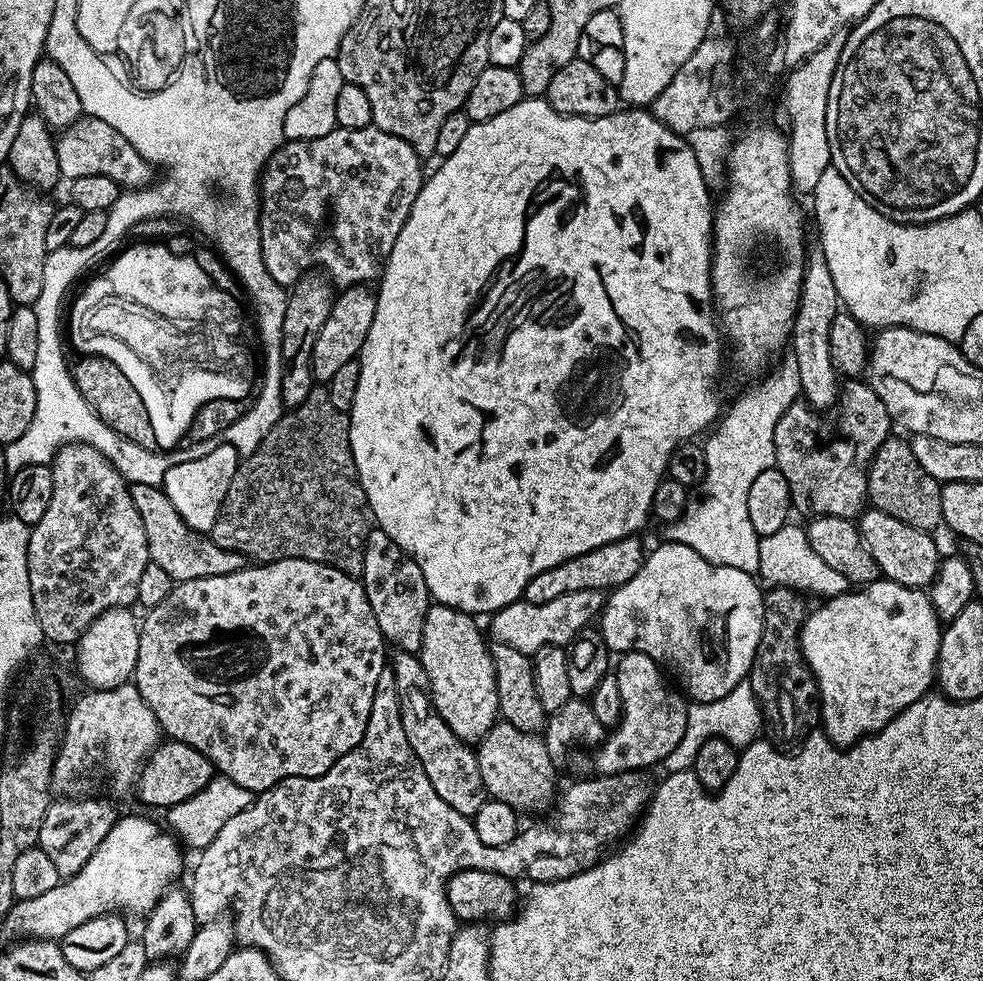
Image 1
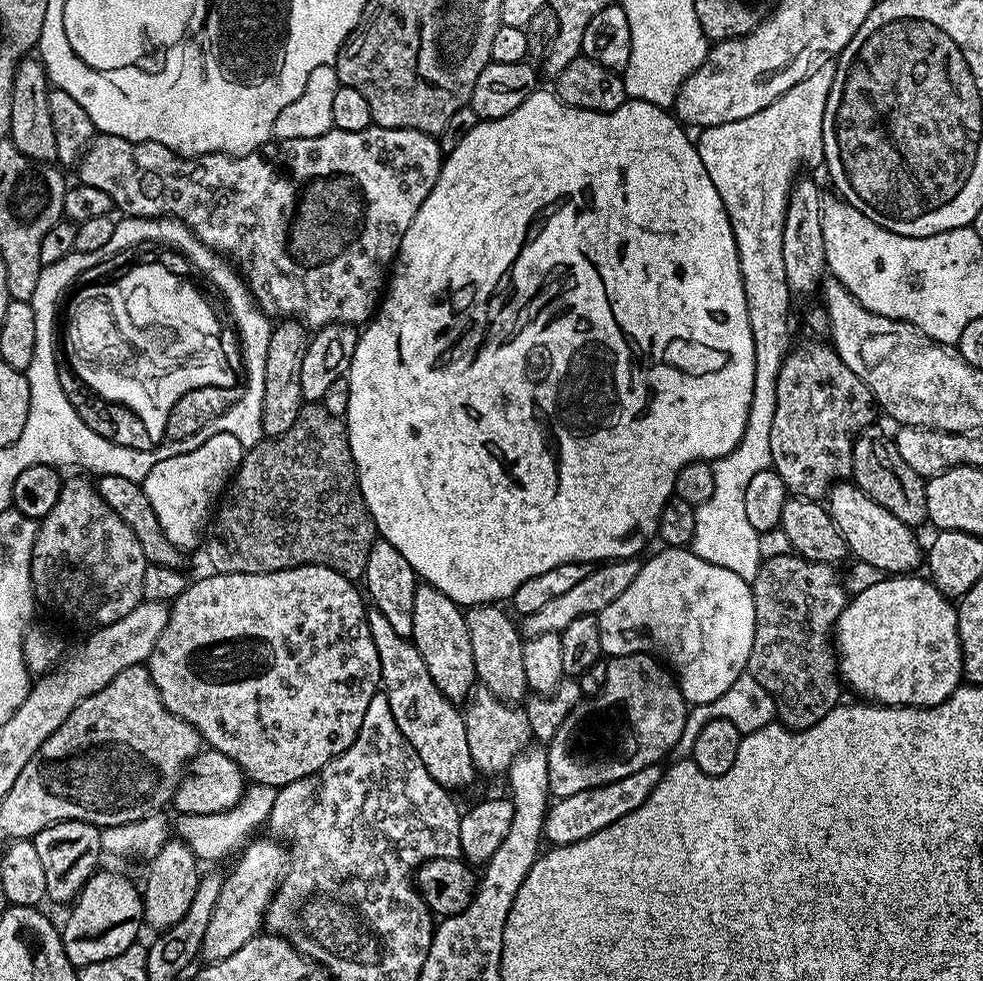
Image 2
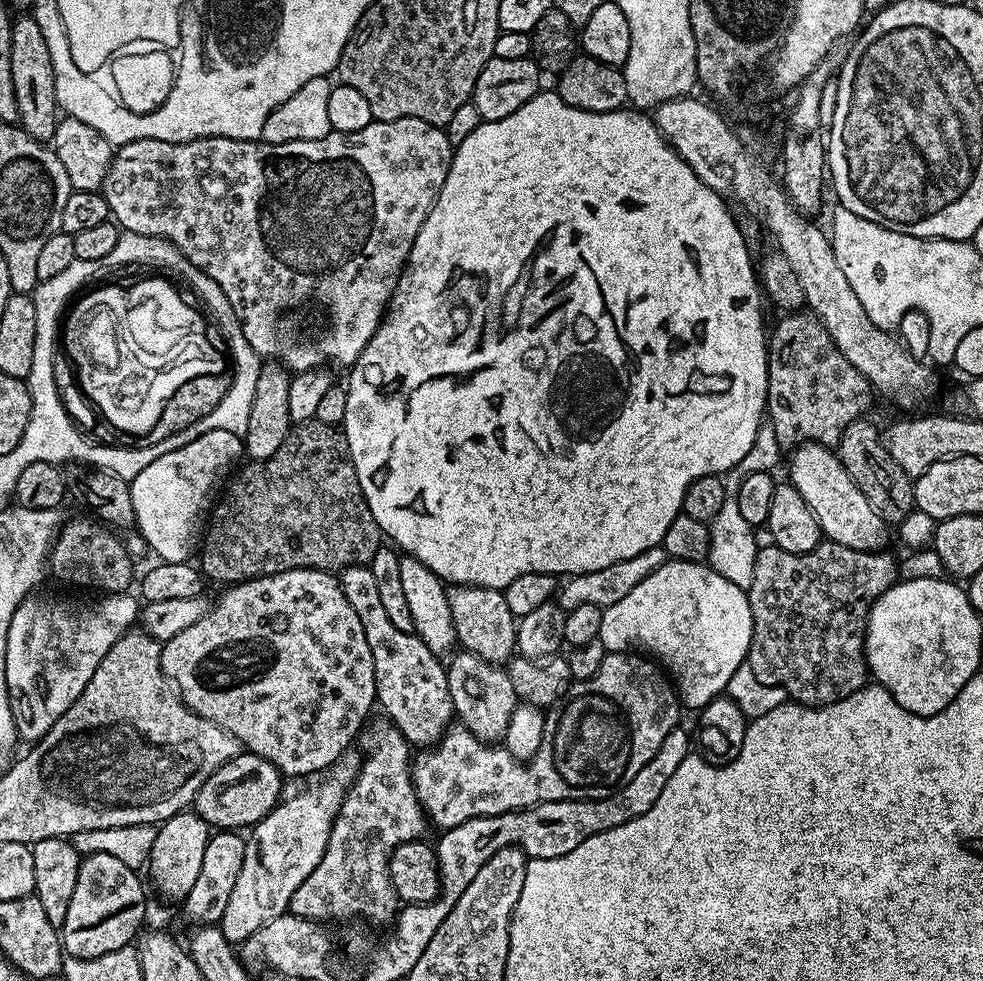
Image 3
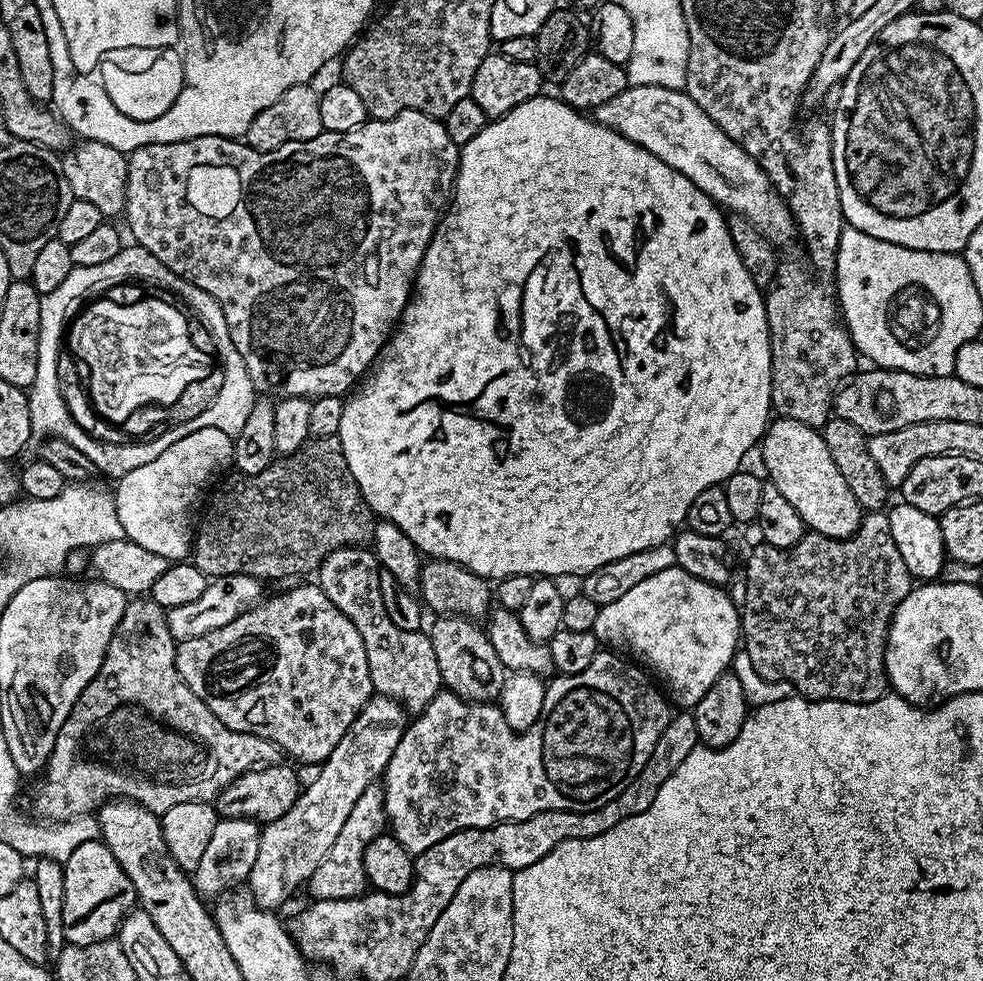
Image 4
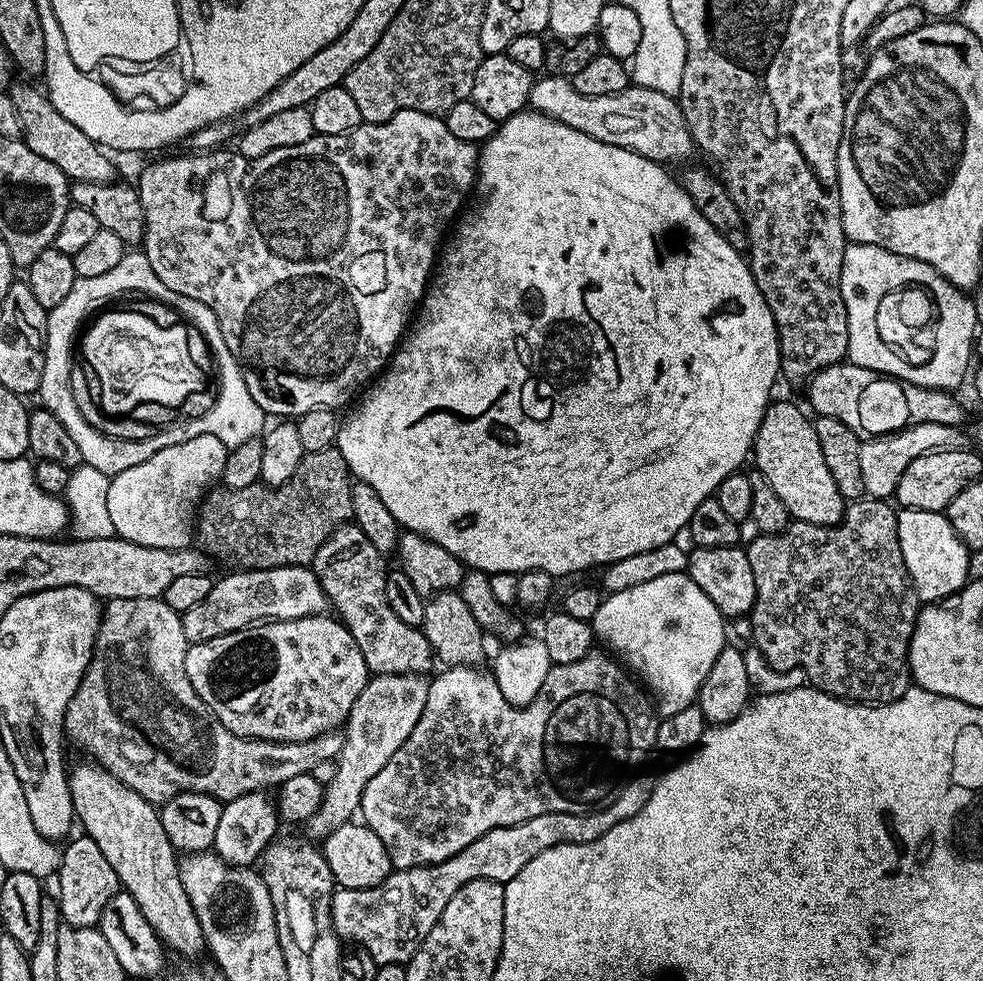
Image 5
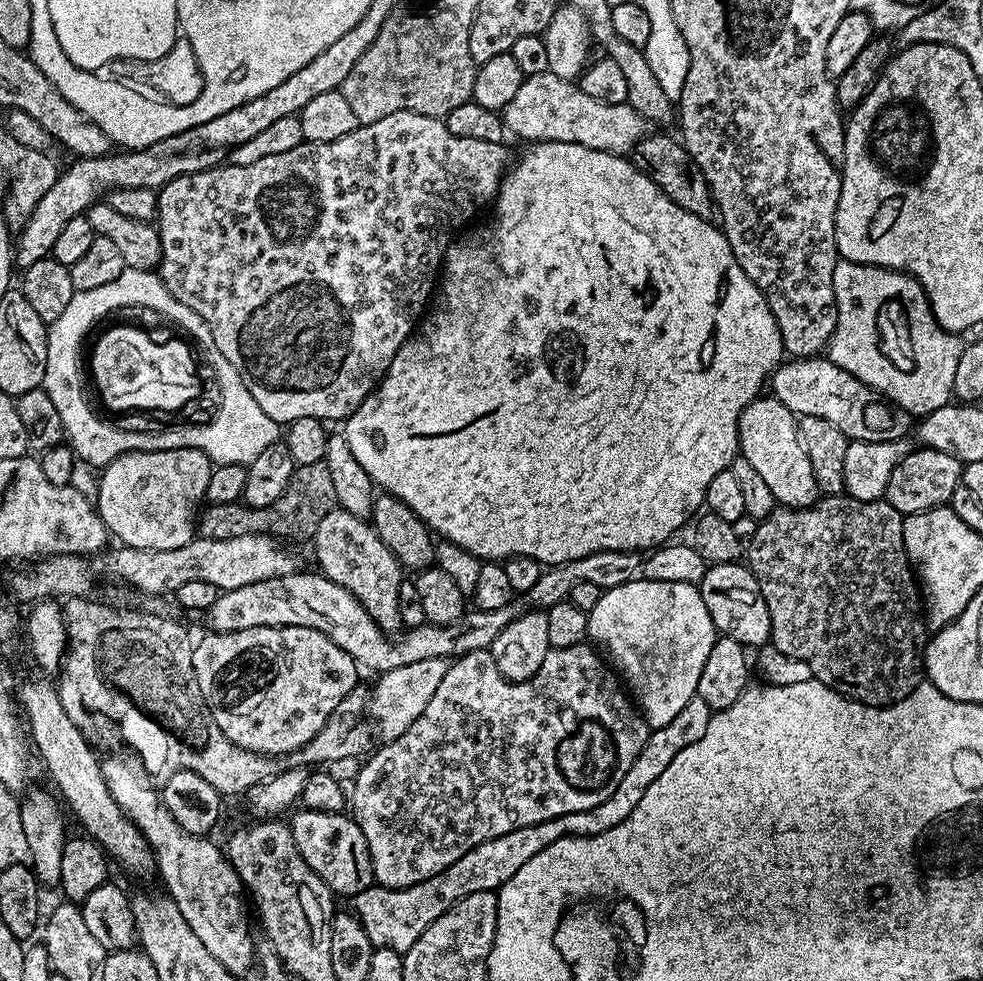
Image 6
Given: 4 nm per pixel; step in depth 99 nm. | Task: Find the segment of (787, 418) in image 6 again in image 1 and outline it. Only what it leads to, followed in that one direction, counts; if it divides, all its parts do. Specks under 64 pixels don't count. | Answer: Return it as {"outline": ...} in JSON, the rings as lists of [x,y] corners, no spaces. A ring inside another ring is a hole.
{"outline":[[[875,510],[865,511],[859,517],[858,527],[866,550],[870,550],[870,554],[874,554],[874,562],[878,562],[883,579],[921,590],[931,585],[942,559],[942,552],[936,549],[936,544],[932,541],[933,533],[906,526],[906,522],[898,522],[898,518],[890,518],[890,514]]]}

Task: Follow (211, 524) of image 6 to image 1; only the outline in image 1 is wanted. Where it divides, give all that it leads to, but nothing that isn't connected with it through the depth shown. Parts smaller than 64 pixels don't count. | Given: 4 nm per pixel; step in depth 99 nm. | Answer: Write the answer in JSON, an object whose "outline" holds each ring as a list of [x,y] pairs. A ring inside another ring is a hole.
{"outline":[[[313,387],[312,392],[306,398],[306,402],[299,404],[297,408],[285,411],[284,415],[277,420],[275,426],[262,438],[259,448],[243,457],[230,482],[230,490],[226,490],[226,498],[220,507],[218,518],[211,530],[211,538],[216,545],[226,550],[234,550],[242,554],[249,561],[262,564],[273,564],[282,558],[302,558],[310,562],[318,562],[326,566],[334,566],[334,570],[342,570],[342,574],[357,578],[364,575],[364,555],[366,554],[366,538],[374,527],[374,517],[368,507],[368,499],[360,485],[360,475],[354,462],[354,454],[350,446],[350,426],[352,425],[349,413],[338,410],[334,402],[330,402],[327,387]]]}

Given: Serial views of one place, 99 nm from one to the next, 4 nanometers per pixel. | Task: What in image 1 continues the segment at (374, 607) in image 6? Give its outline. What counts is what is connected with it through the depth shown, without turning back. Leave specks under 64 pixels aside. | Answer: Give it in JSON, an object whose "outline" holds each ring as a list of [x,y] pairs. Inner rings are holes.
{"outline":[[[397,651],[395,655],[396,657],[393,660],[391,657],[390,670],[396,678],[396,695],[400,698],[402,730],[406,730],[406,738],[410,742],[418,762],[422,762],[422,770],[426,770],[426,778],[430,778],[430,786],[434,786],[438,798],[442,798],[442,802],[446,802],[446,806],[458,810],[458,814],[475,818],[478,812],[482,810],[486,799],[482,774],[478,770],[475,751],[465,741],[457,738],[454,730],[450,730],[450,726],[446,726],[446,722],[437,714],[436,708],[432,704],[432,693],[428,691],[426,670],[422,666],[419,655],[401,651]]]}

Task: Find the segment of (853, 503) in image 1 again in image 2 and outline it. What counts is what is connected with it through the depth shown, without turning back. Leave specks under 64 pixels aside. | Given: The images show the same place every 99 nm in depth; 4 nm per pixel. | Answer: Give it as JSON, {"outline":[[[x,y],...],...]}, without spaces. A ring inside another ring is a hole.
{"outline":[[[816,342],[820,344],[800,344],[789,351],[782,362],[782,370],[778,370],[778,386],[776,387],[776,409],[774,410],[774,423],[770,425],[770,454],[772,455],[772,468],[782,478],[782,482],[787,486],[792,496],[803,496],[805,500],[823,501],[833,487],[841,482],[847,481],[852,475],[852,451],[854,442],[860,437],[860,432],[873,427],[877,423],[878,405],[870,386],[842,362],[842,358],[828,342]]]}

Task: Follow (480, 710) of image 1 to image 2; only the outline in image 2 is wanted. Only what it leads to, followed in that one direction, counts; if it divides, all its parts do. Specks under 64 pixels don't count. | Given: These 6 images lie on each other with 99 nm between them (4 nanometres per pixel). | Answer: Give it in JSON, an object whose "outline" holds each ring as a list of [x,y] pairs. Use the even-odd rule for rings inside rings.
{"outline":[[[421,583],[414,594],[414,626],[410,639],[418,654],[422,654],[422,662],[426,662],[430,678],[434,678],[444,697],[453,702],[467,701],[477,678],[474,654],[470,654],[470,630],[466,630],[466,618],[461,605],[442,594],[442,590]]]}

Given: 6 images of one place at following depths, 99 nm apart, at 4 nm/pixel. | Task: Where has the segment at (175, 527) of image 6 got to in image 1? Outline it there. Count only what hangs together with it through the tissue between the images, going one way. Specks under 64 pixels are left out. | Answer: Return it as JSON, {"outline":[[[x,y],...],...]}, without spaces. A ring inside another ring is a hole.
{"outline":[[[217,443],[215,447],[205,456],[196,456],[193,460],[177,459],[176,464],[165,474],[162,485],[174,510],[178,510],[185,522],[201,534],[211,533],[222,502],[226,498],[226,490],[230,490],[230,482],[242,459],[234,446]]]}

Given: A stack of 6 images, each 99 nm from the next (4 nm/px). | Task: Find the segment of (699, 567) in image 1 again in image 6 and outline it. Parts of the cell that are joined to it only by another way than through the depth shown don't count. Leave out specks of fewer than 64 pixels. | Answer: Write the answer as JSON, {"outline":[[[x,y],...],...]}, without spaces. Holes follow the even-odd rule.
{"outline":[[[637,578],[622,586],[601,591],[598,606],[594,606],[594,610],[587,614],[591,643],[601,644],[616,659],[615,671],[622,677],[635,707],[648,723],[649,729],[666,726],[666,722],[673,720],[684,709],[686,702],[697,696],[702,666],[706,666],[706,658],[710,658],[710,650],[718,638],[710,610],[706,610],[706,602],[702,602],[702,594],[697,585]]]}

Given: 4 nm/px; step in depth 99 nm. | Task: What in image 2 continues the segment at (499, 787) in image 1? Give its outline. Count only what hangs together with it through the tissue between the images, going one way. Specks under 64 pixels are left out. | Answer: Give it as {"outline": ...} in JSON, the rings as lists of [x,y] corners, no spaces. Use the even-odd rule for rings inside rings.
{"outline":[[[477,687],[471,693],[463,714],[466,742],[470,746],[470,758],[474,762],[477,773],[484,775],[485,772],[488,776],[494,775],[495,772],[507,773],[512,760],[518,758],[520,751],[527,748],[533,739],[527,711],[499,700],[486,687]]]}

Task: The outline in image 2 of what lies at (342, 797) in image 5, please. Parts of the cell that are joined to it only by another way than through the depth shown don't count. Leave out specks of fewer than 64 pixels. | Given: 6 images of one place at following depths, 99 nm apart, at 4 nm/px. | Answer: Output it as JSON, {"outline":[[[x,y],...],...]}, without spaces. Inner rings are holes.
{"outline":[[[268,839],[272,840],[249,843],[243,849],[244,857],[233,866],[232,873],[223,877],[221,893],[218,894],[205,937],[202,938],[201,953],[205,961],[230,958],[234,950],[242,950],[242,946],[246,946],[246,942],[250,942],[250,938],[261,931],[272,893],[280,887],[290,863],[289,849],[279,839]]]}

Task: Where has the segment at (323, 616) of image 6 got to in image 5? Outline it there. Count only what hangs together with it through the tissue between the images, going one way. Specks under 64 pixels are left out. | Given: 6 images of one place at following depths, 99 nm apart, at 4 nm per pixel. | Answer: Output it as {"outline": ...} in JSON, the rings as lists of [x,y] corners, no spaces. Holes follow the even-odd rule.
{"outline":[[[311,567],[253,568],[229,573],[229,576],[213,583],[204,601],[182,613],[184,633],[189,644],[201,644],[210,638],[249,628],[257,622],[293,620],[303,616],[319,616],[329,611],[328,595],[322,590]]]}

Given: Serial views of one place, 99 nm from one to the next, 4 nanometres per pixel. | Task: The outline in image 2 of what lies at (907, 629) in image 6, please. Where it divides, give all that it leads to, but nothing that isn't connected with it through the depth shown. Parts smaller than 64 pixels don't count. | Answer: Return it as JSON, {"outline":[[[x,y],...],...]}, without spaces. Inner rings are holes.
{"outline":[[[789,554],[787,556],[775,556],[769,560],[764,560],[760,565],[758,574],[750,582],[752,586],[752,597],[754,598],[754,618],[756,619],[756,625],[754,626],[754,646],[750,646],[750,658],[748,659],[746,670],[750,675],[754,676],[755,681],[766,690],[767,694],[770,694],[776,703],[775,719],[789,730],[799,730],[814,726],[822,718],[826,718],[826,714],[830,709],[835,708],[842,700],[842,696],[840,696],[840,688],[842,689],[840,669],[838,667],[837,657],[834,655],[833,645],[830,643],[830,637],[833,635],[835,622],[848,604],[850,596],[842,583],[841,573],[838,574],[836,571],[837,569],[833,565],[819,564],[813,560],[804,560],[801,556]]]}

